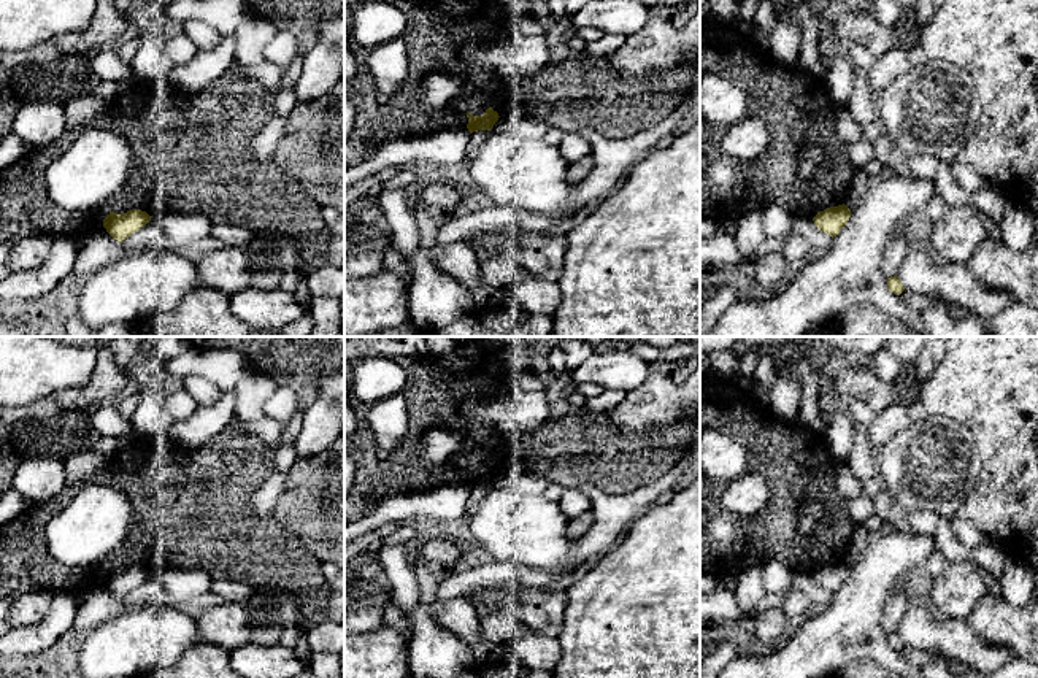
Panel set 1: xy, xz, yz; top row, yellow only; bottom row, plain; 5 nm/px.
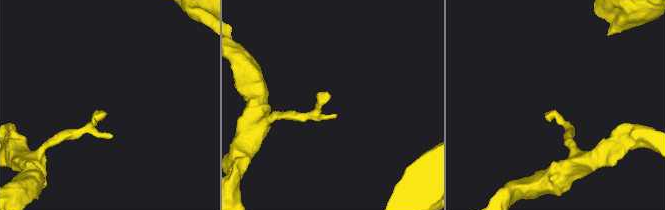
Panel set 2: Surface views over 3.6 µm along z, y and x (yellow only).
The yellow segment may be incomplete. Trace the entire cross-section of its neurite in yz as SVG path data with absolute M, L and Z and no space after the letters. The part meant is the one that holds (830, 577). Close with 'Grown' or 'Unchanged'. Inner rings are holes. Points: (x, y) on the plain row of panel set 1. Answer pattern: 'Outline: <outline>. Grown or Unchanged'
Outline: M843 559L819 567L813 573L813 576L821 587L828 589L833 594L848 580L849 573L851 573L851 565Z. Unchanged

